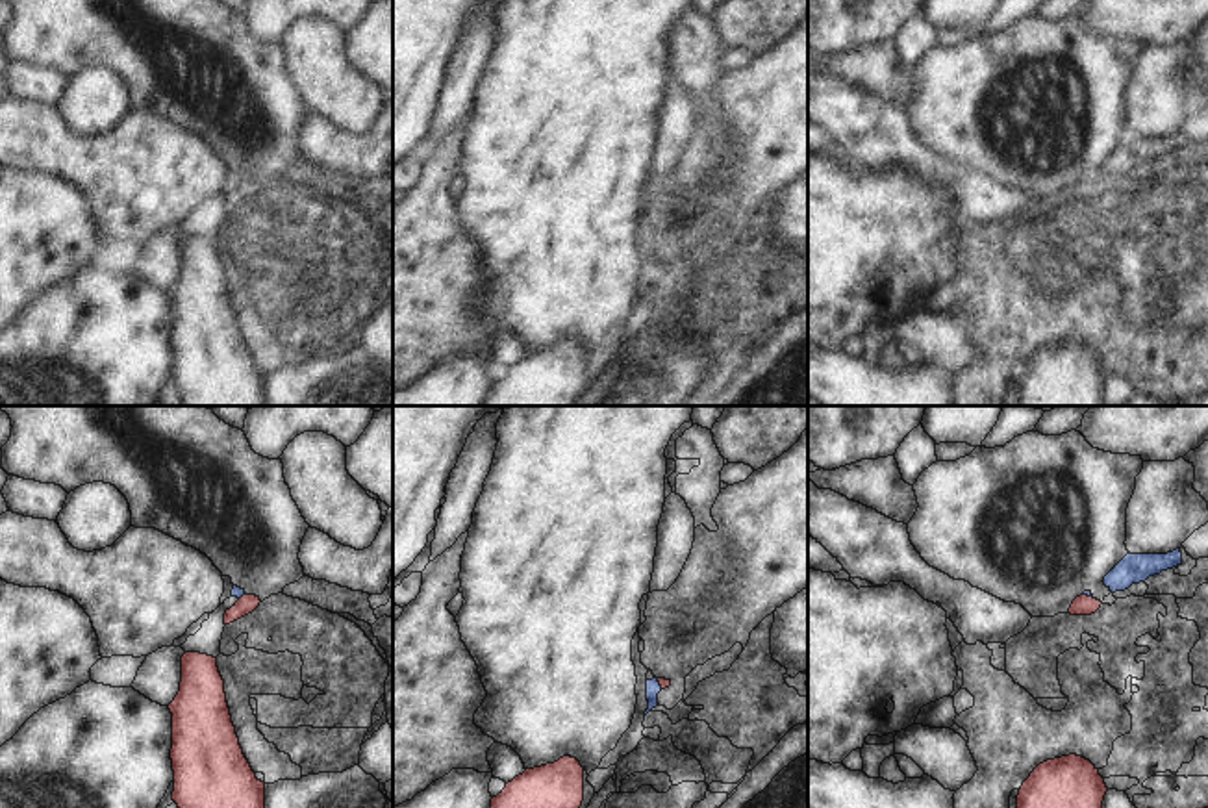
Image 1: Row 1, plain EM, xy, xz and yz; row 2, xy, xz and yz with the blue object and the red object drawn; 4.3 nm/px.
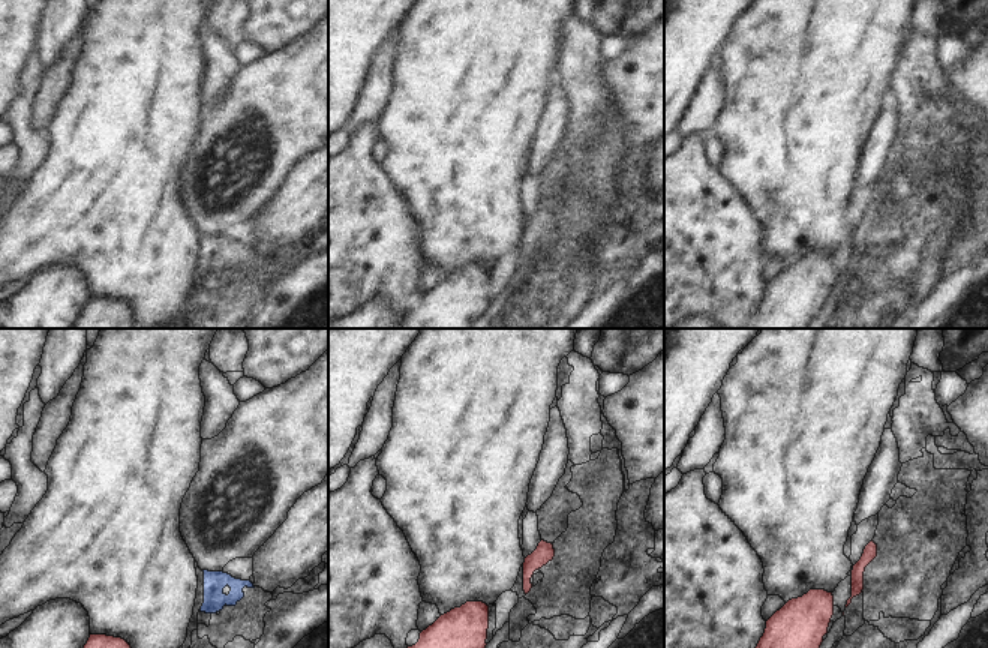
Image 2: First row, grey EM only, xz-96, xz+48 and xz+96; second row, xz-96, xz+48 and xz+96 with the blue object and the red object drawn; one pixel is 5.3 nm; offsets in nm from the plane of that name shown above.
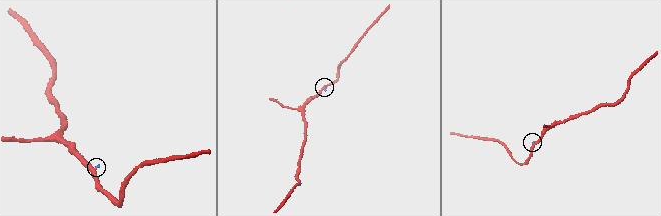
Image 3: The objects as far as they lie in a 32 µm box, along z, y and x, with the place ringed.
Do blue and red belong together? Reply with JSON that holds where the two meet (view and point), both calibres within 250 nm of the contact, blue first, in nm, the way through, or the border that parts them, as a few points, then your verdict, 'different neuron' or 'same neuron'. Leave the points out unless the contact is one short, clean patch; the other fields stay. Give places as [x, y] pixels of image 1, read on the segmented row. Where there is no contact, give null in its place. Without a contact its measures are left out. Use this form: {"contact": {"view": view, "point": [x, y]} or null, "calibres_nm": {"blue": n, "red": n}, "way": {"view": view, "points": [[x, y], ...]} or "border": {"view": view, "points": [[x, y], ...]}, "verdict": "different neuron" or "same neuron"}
{"contact": {"view": "xz", "point": [658, 684]}, "calibres_nm": {"blue": 60, "red": 40}, "border": {"view": "xz", "points": [[656, 679], [662, 688]]}, "verdict": "different neuron"}

